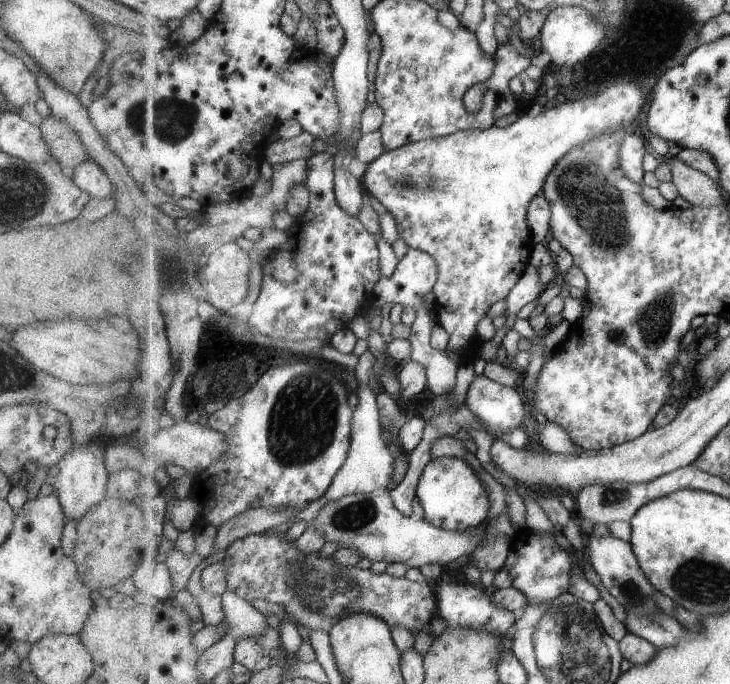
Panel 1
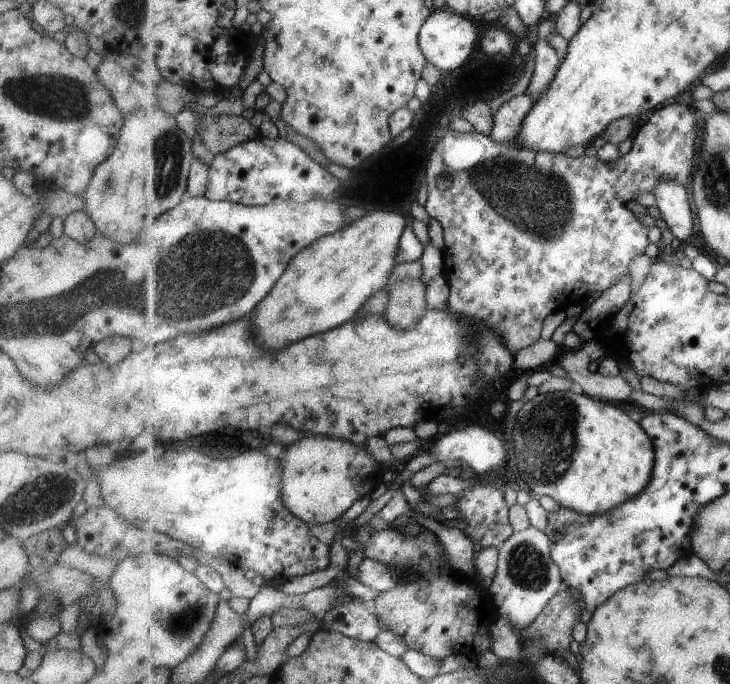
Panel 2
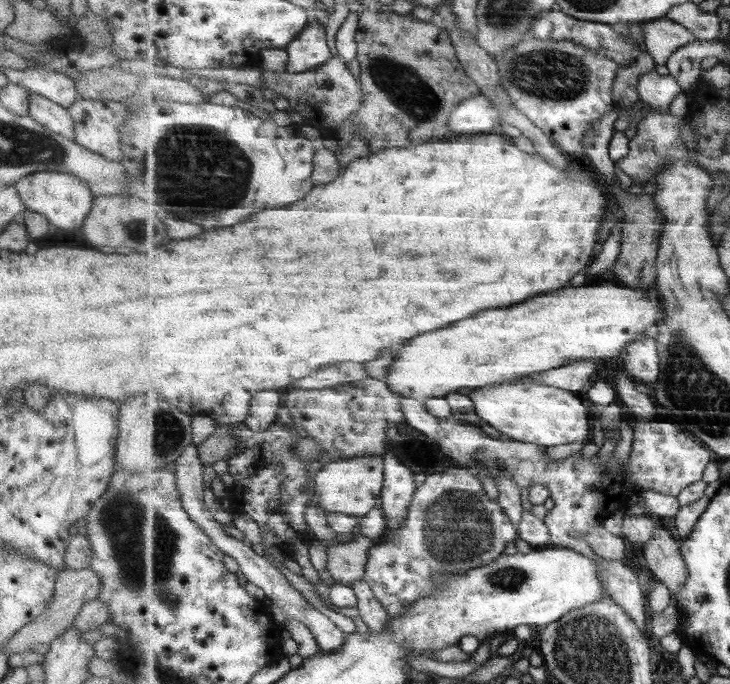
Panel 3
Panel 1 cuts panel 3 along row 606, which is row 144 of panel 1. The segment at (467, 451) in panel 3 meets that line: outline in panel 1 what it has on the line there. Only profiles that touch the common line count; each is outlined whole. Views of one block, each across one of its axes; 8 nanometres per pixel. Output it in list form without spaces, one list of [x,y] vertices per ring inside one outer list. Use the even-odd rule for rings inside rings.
[[[626,130],[623,142],[621,142],[621,150],[619,150],[619,166],[629,180],[639,184],[644,183],[646,174],[644,157],[649,150],[649,146],[643,142],[643,138]]]

